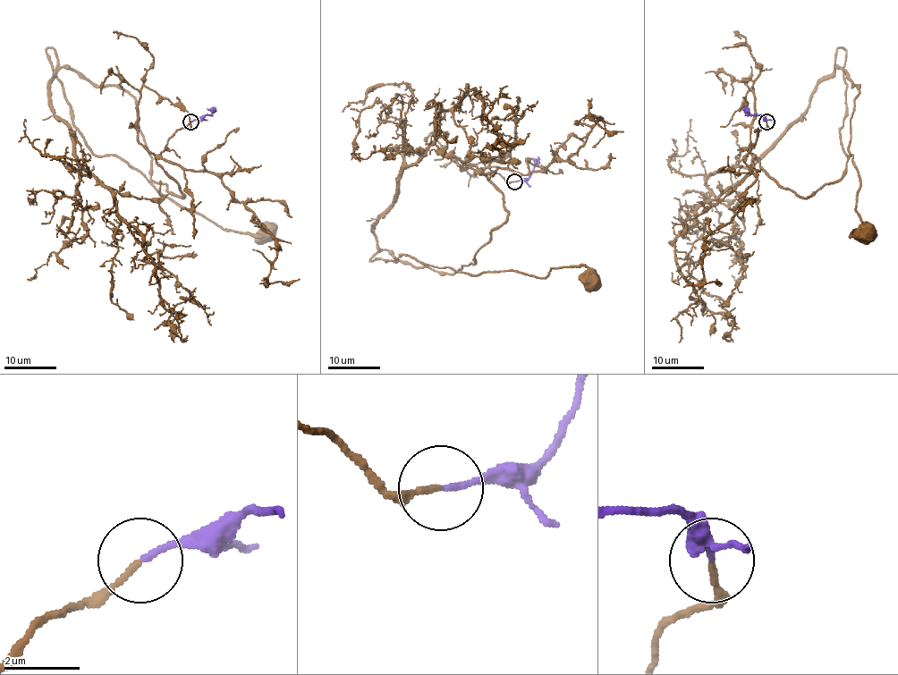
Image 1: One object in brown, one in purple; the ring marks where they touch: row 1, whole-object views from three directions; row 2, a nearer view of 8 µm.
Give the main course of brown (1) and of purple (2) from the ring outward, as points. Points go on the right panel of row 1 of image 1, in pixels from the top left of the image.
1: (766, 122), (748, 150), (780, 186), (837, 181), (846, 52), (866, 229)
2: (766, 122), (760, 114), (750, 114), (742, 108)

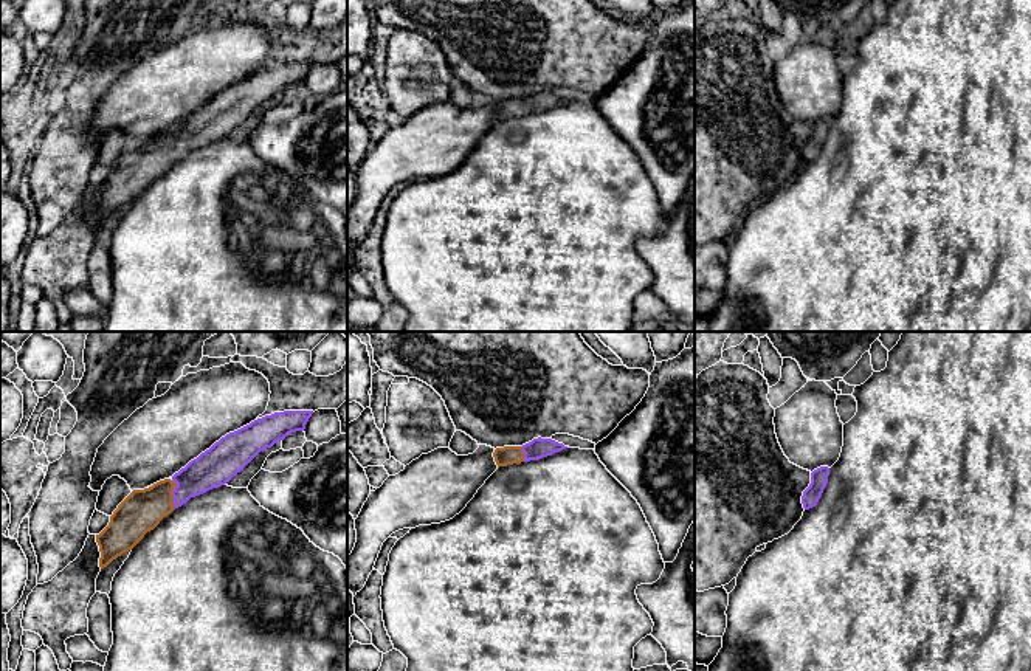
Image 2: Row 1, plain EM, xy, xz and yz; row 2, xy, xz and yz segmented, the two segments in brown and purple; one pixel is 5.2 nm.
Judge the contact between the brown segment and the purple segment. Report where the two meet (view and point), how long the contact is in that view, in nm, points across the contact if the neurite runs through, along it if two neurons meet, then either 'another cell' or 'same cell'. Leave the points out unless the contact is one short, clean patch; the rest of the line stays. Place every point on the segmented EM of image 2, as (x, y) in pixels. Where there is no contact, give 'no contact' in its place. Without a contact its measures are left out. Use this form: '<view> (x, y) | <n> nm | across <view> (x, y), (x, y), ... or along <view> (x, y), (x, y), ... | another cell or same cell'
xy (171, 493) | 150 nm | across xy (141, 510), (171, 493), (211, 468) | same cell

